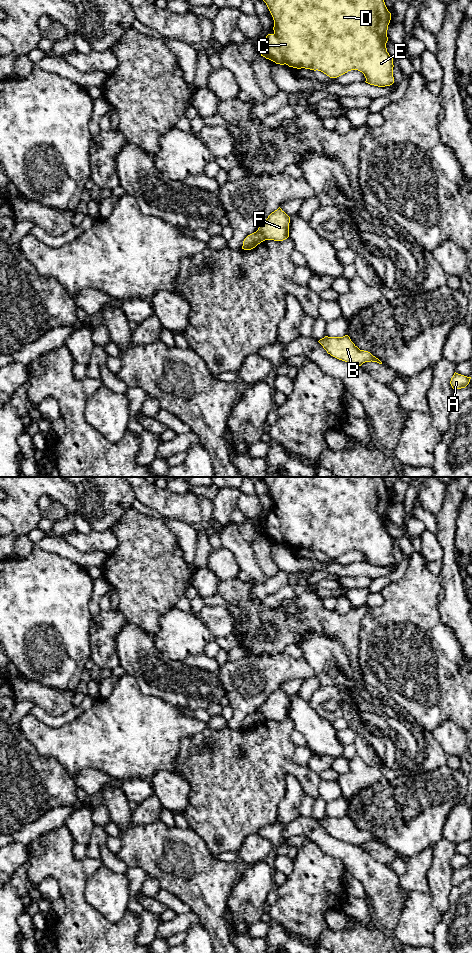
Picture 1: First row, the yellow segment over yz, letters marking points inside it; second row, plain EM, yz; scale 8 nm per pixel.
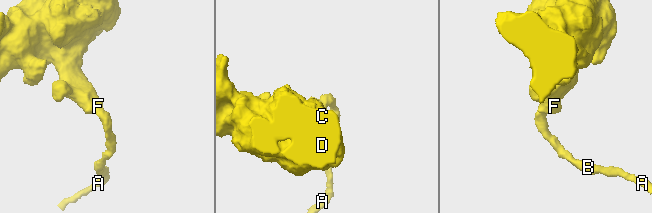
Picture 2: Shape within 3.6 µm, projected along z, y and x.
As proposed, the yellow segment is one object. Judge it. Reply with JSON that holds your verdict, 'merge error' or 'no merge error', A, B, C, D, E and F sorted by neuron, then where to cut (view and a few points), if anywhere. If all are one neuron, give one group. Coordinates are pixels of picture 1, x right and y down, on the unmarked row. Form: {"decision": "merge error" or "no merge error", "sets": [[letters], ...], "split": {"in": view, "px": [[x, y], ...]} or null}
{"decision": "merge error", "sets": [["A", "B"], ["C", "D", "E", "F"]], "split": {"in": "yz", "px": [[257, 710], [265, 719]]}}

